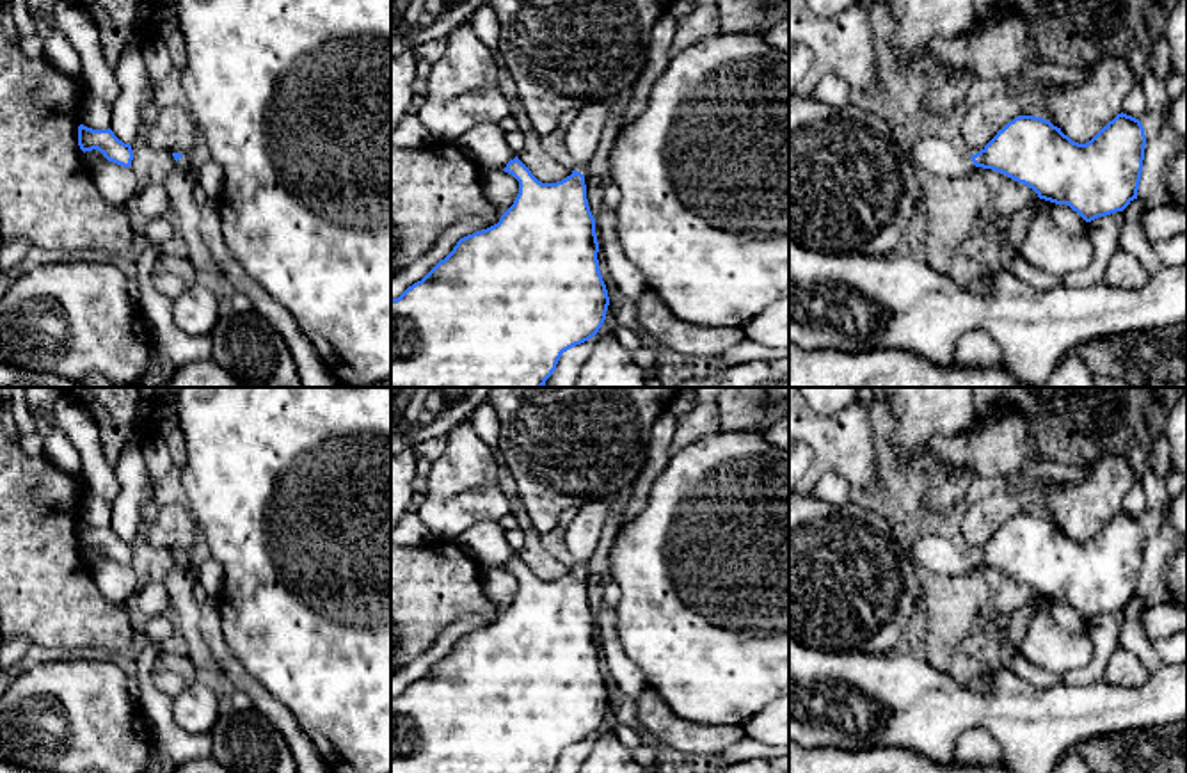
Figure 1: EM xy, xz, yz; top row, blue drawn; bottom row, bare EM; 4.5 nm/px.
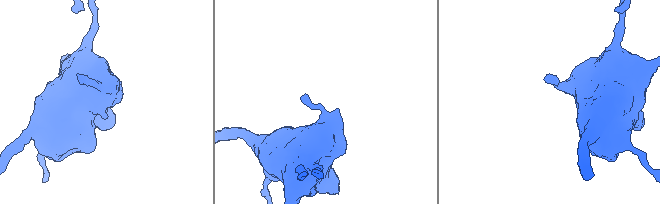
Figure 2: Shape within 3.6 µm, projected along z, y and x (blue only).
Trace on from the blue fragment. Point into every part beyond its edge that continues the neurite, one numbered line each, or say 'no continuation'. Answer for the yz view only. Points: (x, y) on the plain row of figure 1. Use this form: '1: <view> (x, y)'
1: yz (933, 553)

